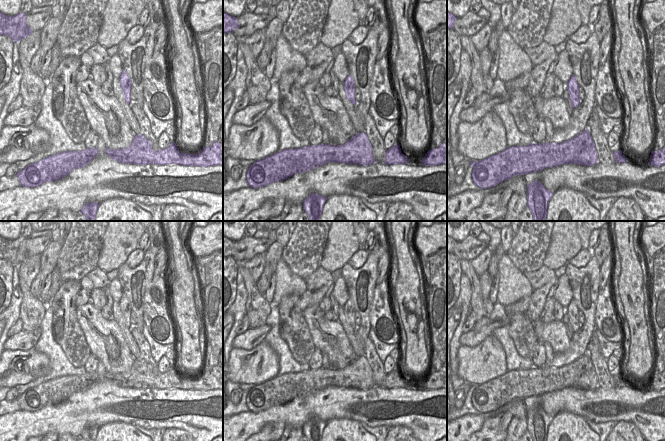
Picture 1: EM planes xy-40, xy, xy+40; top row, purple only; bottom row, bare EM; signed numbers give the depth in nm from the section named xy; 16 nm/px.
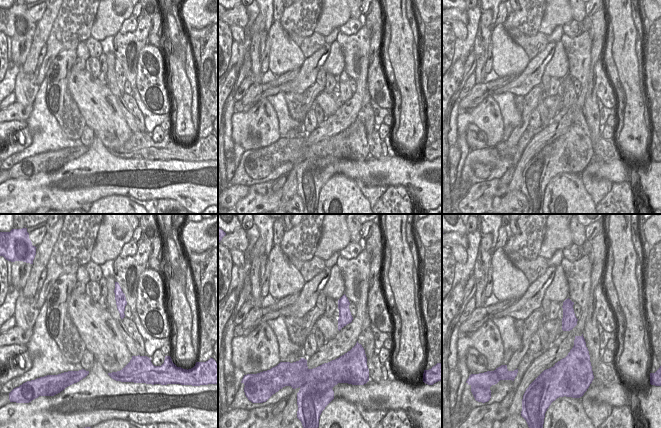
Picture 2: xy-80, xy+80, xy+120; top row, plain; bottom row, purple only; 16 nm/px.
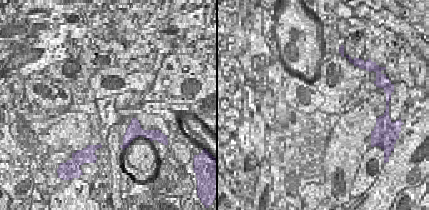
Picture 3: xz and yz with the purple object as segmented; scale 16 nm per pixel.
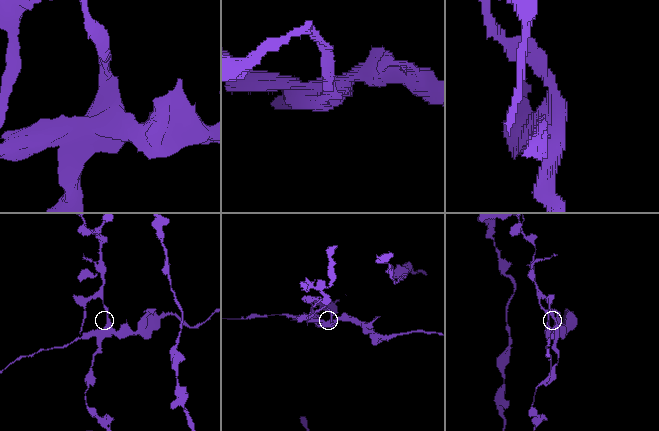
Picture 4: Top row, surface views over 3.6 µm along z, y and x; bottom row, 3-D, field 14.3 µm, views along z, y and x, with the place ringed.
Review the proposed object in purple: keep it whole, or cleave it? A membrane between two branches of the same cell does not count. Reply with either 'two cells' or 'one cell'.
two cells

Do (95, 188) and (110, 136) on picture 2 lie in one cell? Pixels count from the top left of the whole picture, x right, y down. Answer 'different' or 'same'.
different

